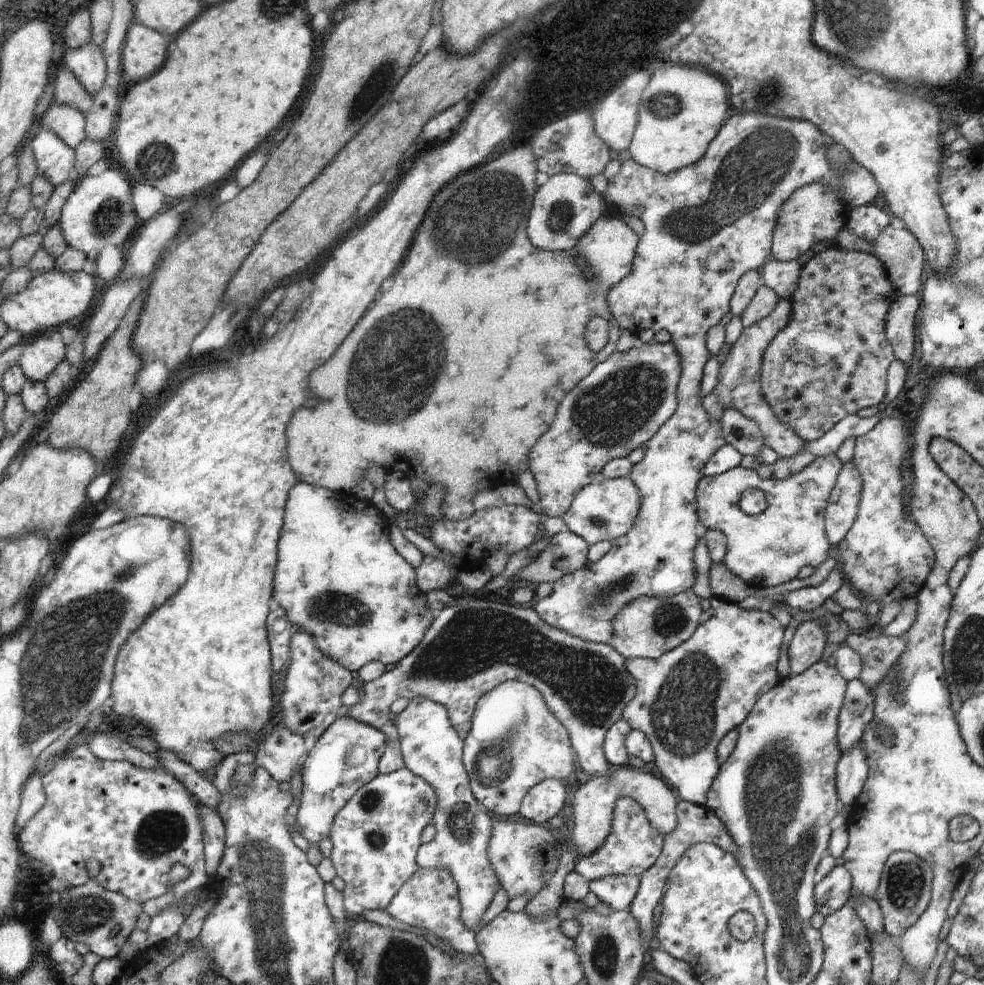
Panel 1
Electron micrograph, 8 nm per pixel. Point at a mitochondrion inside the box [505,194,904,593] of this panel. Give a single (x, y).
(611, 411)

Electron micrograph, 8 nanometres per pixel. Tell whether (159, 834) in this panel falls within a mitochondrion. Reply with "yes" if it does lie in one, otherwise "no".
yes

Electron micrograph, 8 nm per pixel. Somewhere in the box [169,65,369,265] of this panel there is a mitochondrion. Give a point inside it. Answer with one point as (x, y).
(312, 82)

